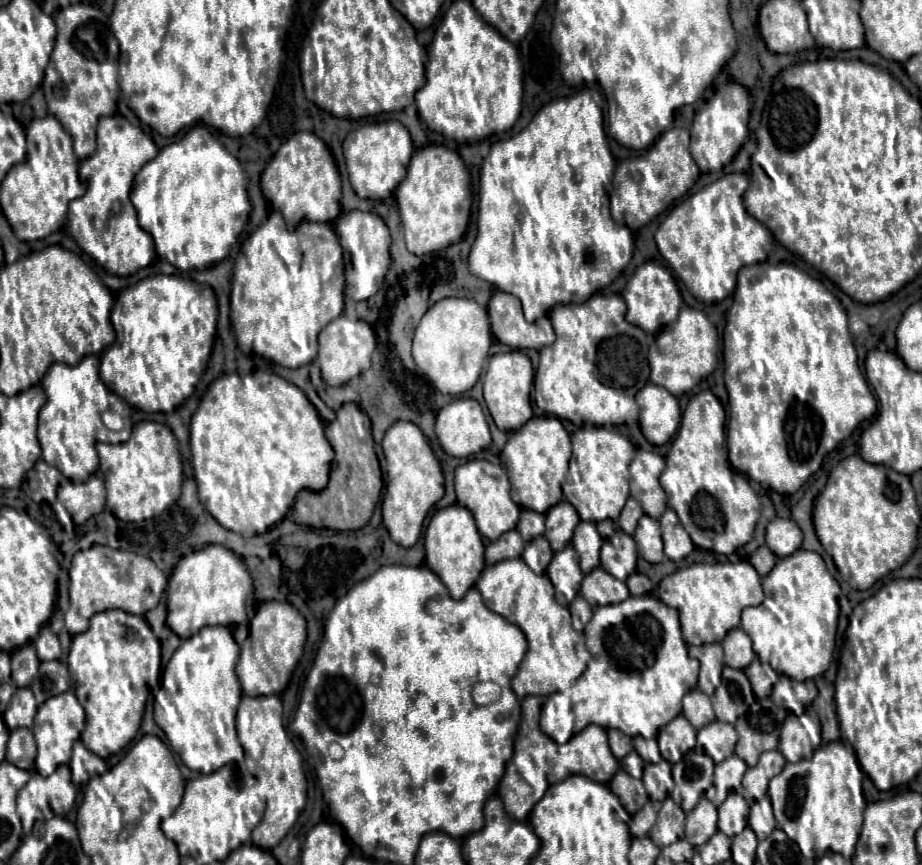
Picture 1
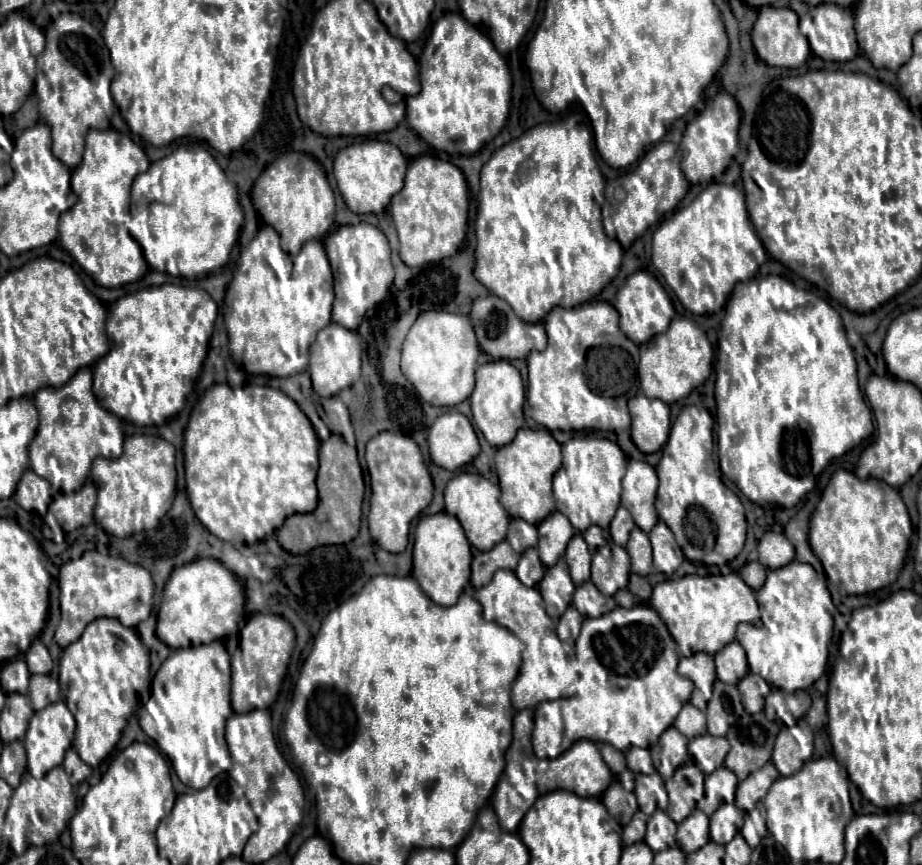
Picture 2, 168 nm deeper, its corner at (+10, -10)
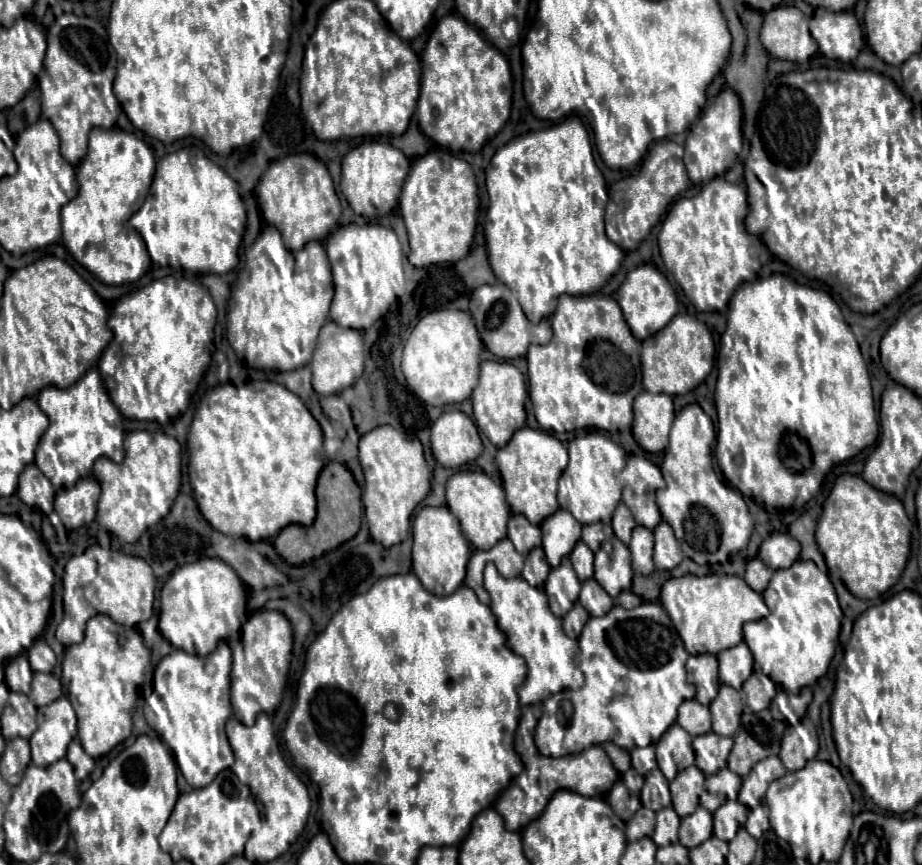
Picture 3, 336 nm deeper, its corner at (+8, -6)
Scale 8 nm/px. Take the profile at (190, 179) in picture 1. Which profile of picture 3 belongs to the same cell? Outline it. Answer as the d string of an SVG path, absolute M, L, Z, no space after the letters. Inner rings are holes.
M194 146L169 153L157 163L149 195L143 207L129 219L131 227L143 237L155 265L217 275L229 273L239 263L239 243L245 231L245 221L245 205L237 191L237 183Z

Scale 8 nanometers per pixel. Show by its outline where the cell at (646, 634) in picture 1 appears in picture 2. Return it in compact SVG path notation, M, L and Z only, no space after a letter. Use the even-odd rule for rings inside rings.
M637 605L633 609L615 607L607 615L585 619L575 643L575 655L585 665L585 671L581 675L585 681L579 681L579 689L573 697L559 701L565 723L563 749L569 749L573 741L579 739L603 741L617 747L619 751L627 751L631 747L651 747L653 743L657 743L659 735L673 725L677 713L691 697L693 683L677 673L677 643L669 635L657 611L649 605Z

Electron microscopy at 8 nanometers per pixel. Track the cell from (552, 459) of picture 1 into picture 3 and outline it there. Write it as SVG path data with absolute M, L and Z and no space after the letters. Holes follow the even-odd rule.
M523 427L515 431L505 447L497 451L497 467L503 477L507 503L515 515L523 515L529 523L539 525L543 519L547 519L547 515L553 515L559 509L557 481L567 467L567 449L557 437L545 431Z

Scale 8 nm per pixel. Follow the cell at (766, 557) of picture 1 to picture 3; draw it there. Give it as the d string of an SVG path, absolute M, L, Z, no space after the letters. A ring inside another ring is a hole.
M753 557L753 559L747 561L745 583L747 583L751 589L763 593L765 587L767 587L767 583L769 583L769 579L771 579L771 575L773 575L771 567L767 567L759 557Z

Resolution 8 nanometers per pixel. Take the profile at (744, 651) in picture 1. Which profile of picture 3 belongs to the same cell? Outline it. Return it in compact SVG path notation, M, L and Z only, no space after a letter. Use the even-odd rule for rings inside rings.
M741 641L739 645L725 649L717 655L719 659L719 681L741 691L741 685L753 673L753 655L749 647Z

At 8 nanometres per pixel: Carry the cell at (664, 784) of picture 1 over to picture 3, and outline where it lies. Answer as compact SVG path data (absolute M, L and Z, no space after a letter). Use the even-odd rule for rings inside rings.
M655 769L651 775L645 777L645 785L641 791L641 803L651 811L671 807L669 781L665 779L665 775L659 769Z

